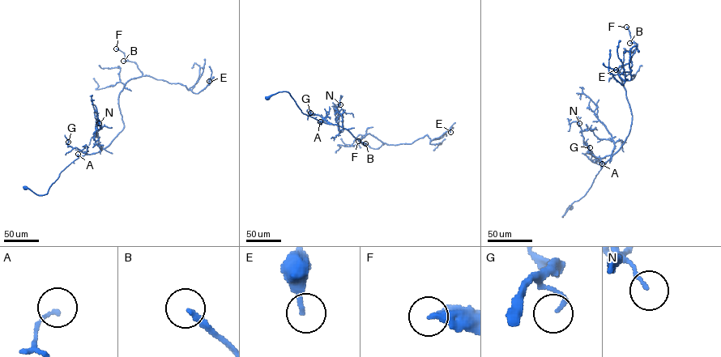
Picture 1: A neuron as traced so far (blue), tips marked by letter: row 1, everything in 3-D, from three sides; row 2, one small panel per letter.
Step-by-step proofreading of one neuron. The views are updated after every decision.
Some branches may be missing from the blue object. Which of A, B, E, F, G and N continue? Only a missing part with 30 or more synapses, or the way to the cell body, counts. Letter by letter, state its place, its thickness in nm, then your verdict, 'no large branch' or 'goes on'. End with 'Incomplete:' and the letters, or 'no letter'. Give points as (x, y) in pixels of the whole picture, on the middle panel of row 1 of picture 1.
A: place (320, 121); calibre 120 nm; no large branch
B: place (365, 143); calibre 220 nm; goes on
E: place (450, 132); calibre 160 nm; no large branch
F: place (358, 141); calibre 440 nm; no large branch
G: place (310, 112); calibre 130 nm; no large branch
N: place (340, 104); calibre 110 nm; no large branch
Incomplete: B

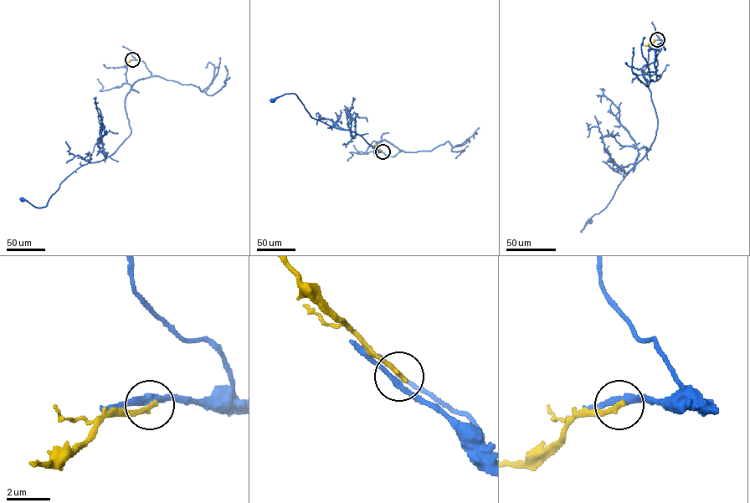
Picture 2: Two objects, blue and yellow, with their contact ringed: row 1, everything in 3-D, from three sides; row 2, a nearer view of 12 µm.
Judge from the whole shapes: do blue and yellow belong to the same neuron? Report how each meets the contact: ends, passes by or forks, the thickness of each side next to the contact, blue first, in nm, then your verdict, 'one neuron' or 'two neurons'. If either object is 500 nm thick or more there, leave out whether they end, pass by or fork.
blue passes by; yellow ends; calibres 280 and 240 nm; two neurons

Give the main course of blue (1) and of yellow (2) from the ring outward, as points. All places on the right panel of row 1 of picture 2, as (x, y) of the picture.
1: (657, 39), (663, 41), (660, 50), (641, 70), (657, 119), (655, 136), (606, 207), (581, 231), (590, 220)
2: (657, 39), (644, 45)

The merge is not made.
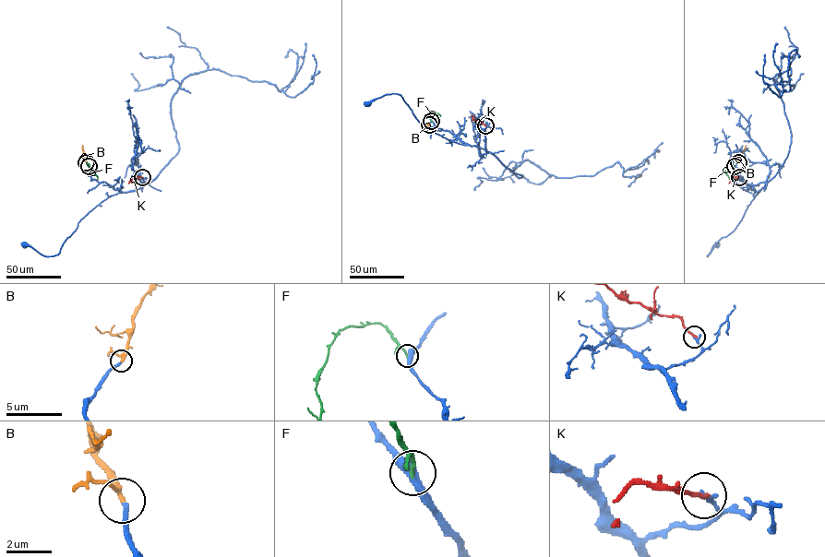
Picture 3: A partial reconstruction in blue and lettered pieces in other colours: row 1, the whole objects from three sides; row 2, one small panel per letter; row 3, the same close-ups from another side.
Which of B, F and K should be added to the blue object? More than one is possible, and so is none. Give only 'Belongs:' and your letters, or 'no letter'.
Belongs: B, F

